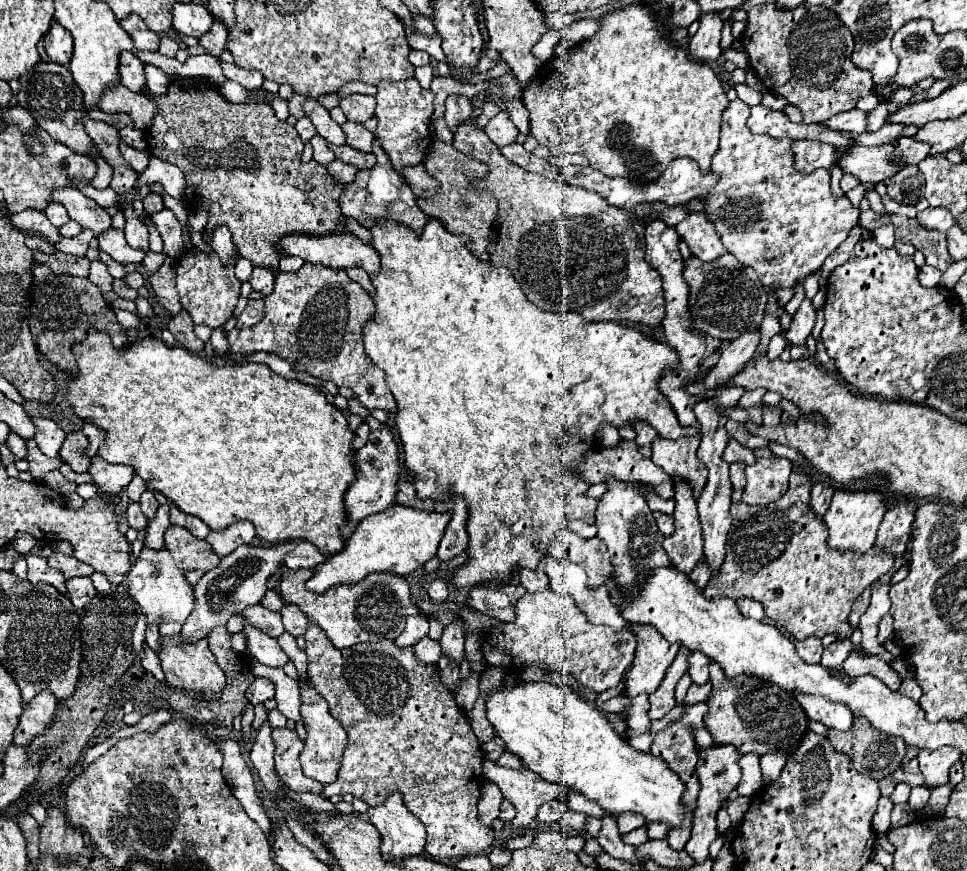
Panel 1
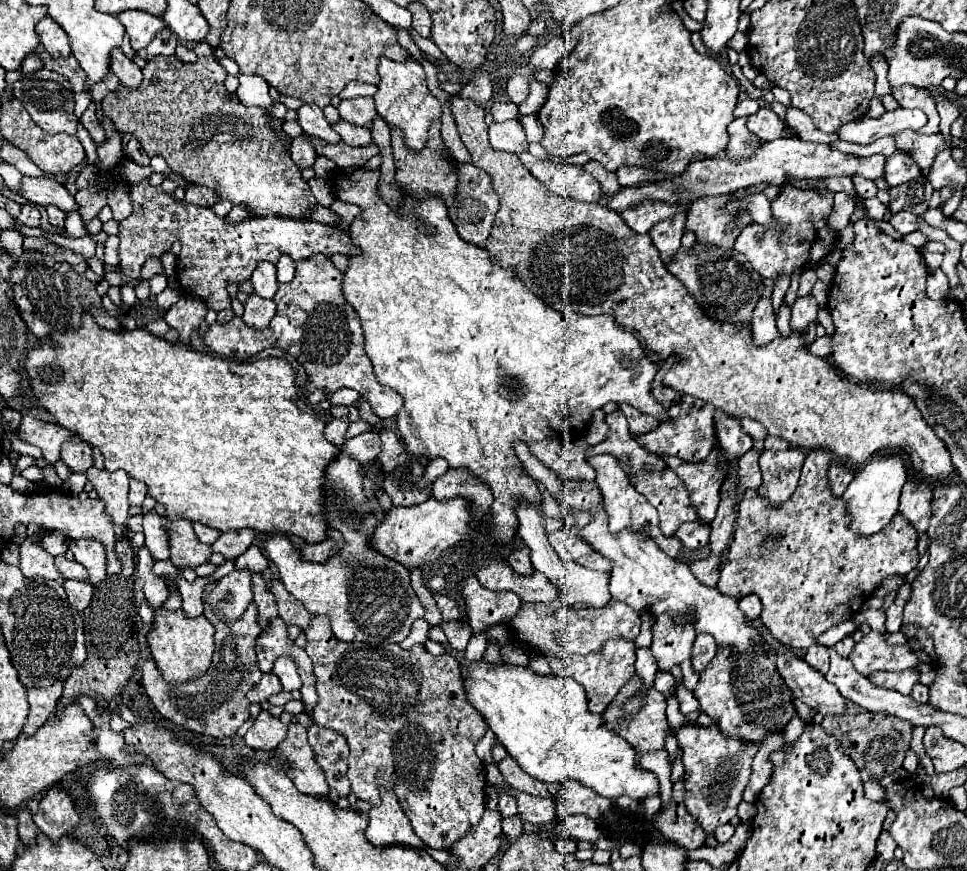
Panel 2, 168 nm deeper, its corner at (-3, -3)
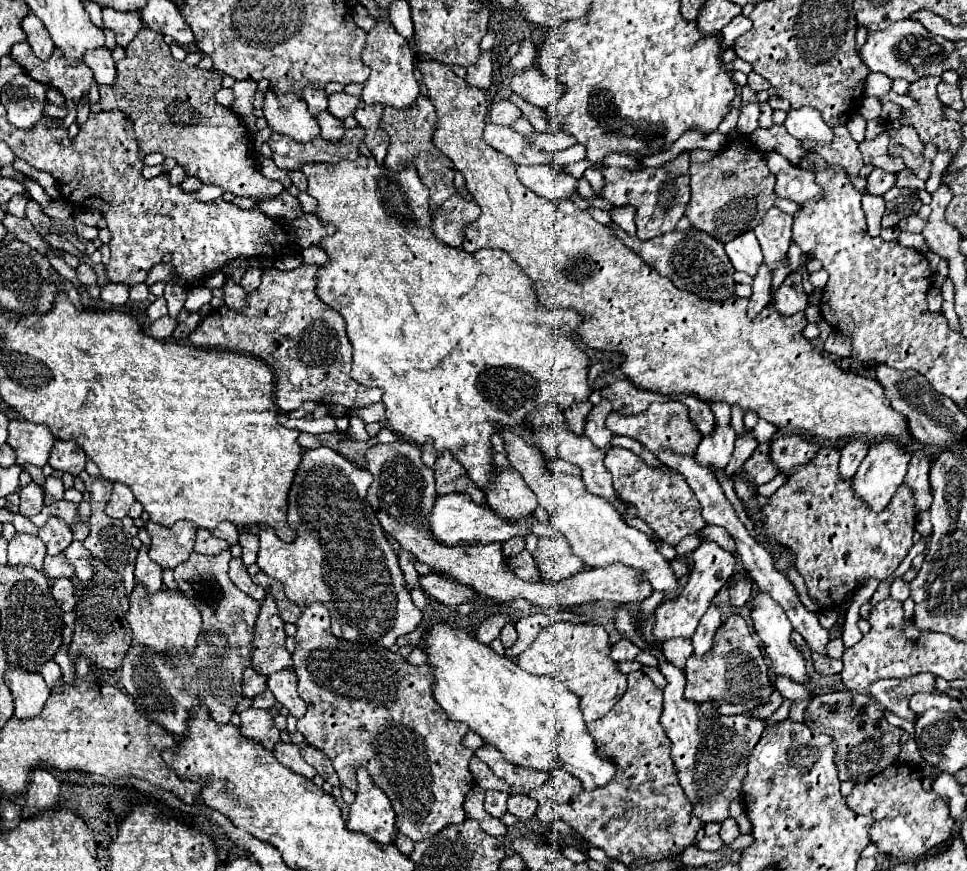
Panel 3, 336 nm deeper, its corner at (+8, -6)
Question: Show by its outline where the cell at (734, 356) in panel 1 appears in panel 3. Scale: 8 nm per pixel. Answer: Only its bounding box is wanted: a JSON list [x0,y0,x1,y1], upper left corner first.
[748,263,772,317]

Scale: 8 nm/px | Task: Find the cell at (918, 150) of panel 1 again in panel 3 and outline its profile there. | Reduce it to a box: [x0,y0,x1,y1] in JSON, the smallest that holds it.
[866,169,896,197]

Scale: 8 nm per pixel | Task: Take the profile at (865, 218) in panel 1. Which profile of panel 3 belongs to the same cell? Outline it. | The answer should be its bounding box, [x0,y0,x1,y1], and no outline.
[898,215,926,233]

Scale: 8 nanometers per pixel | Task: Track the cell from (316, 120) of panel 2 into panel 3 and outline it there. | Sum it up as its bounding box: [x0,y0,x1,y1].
[262,89,320,141]

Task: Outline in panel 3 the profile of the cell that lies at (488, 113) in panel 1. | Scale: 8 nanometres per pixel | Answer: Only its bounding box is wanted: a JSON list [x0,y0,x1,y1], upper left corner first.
[490,101,522,125]

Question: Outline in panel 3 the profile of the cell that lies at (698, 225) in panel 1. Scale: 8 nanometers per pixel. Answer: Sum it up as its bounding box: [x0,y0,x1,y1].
[686,135,778,243]

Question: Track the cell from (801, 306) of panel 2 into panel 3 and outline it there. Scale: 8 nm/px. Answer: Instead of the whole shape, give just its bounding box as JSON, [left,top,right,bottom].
[774,271,808,315]

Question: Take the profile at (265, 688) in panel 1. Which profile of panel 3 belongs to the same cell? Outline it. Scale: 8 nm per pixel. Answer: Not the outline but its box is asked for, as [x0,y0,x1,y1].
[242,667,266,697]

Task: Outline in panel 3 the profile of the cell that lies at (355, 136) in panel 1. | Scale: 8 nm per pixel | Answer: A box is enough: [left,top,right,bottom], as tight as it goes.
[316,111,346,141]

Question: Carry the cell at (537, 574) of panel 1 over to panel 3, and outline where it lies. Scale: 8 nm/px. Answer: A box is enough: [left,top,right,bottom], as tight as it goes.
[502,537,526,557]

